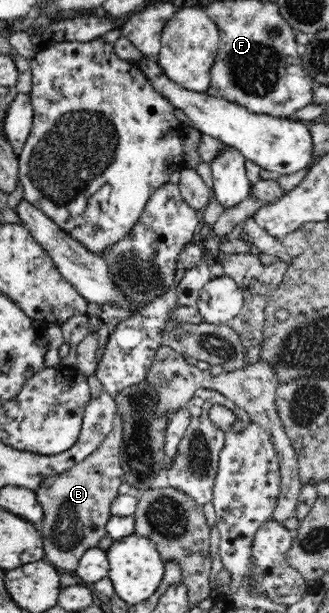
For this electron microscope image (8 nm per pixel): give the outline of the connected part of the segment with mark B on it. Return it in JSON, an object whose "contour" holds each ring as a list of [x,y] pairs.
{"contour":[[[117,415],[113,429],[93,453],[68,471],[47,477],[34,491],[43,508],[43,519],[36,528],[43,540],[44,559],[65,572],[75,573],[83,553],[107,535],[111,504],[119,495],[118,487],[125,482],[119,462],[122,447],[122,419]]]}

